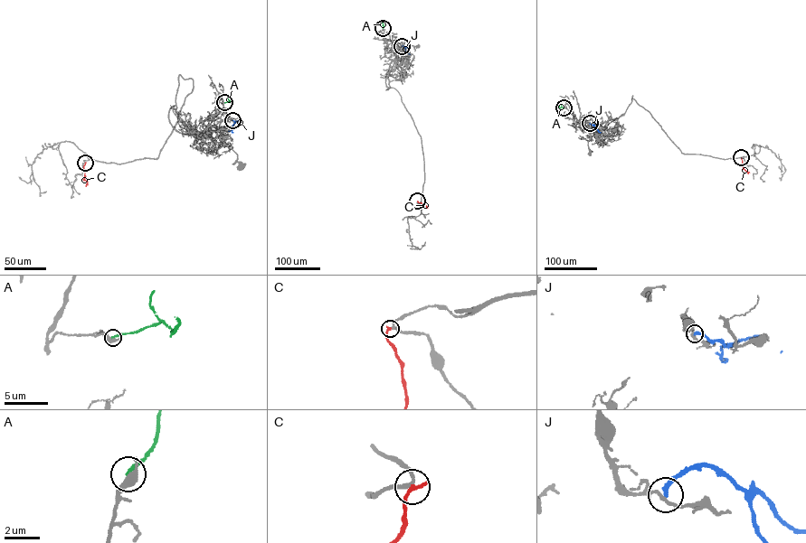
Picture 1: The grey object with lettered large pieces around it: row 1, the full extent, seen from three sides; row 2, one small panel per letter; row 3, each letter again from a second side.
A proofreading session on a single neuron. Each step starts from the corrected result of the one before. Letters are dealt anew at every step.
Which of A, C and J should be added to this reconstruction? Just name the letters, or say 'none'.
none

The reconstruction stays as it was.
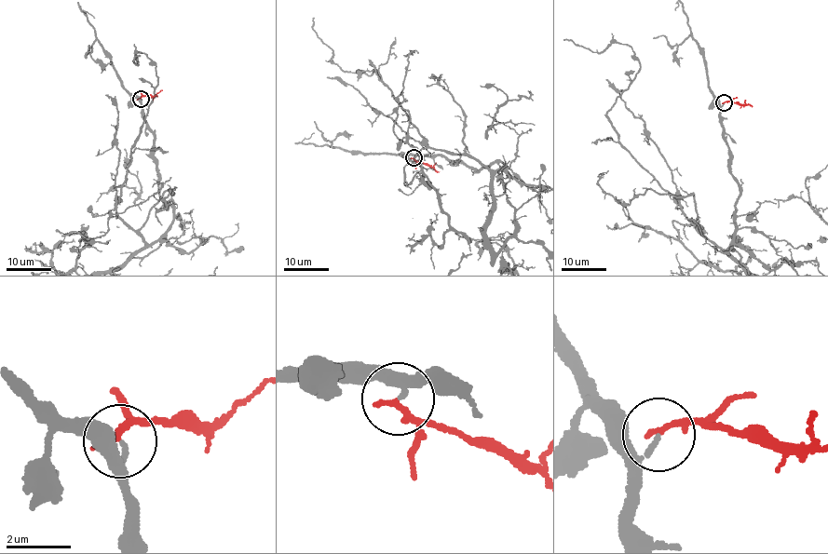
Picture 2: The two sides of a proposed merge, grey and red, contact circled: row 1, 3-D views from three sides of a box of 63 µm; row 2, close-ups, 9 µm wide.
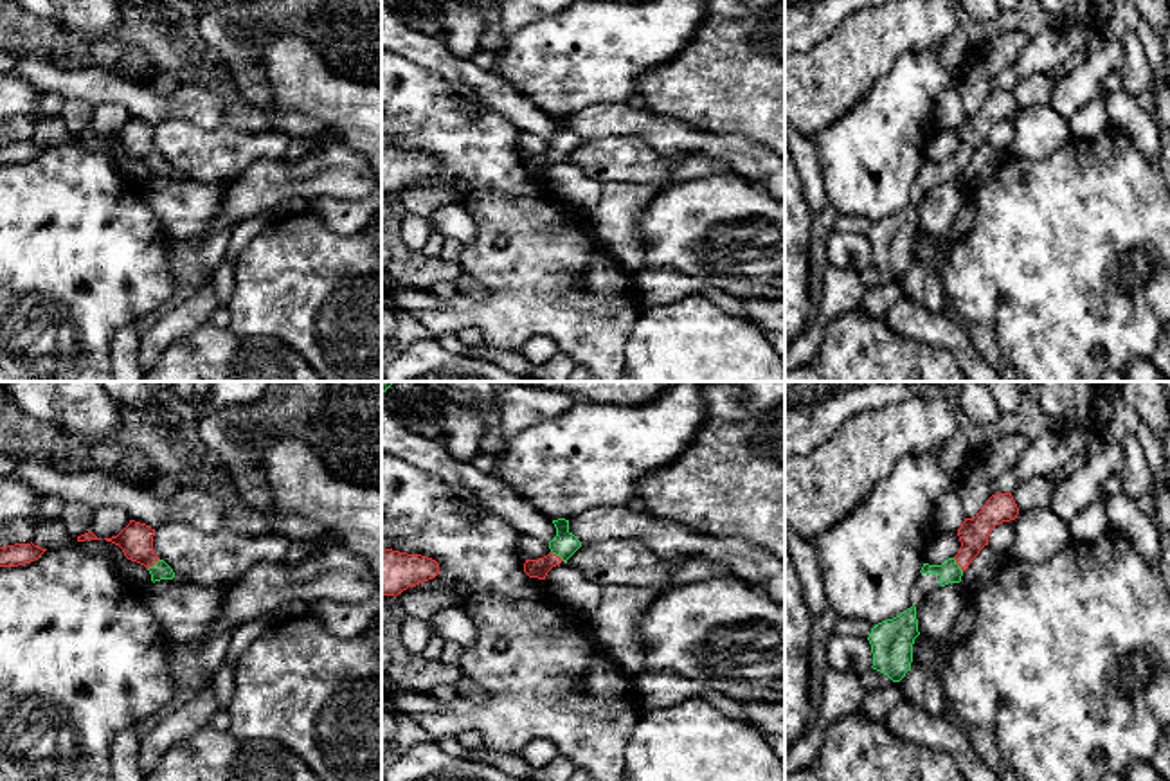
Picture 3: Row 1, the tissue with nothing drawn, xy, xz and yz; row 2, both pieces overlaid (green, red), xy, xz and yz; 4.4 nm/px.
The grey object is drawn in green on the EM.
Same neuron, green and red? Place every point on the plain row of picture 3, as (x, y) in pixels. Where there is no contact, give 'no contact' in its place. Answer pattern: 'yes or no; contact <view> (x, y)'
yes; contact xz (558, 152)

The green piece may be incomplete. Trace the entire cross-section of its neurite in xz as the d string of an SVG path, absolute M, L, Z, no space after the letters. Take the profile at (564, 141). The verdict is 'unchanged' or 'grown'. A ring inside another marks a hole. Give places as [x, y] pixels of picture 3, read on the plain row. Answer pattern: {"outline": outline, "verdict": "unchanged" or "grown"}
{"outline": "M558 115L553 121L556 133L549 139L551 149L538 157L526 157L524 160L524 169L529 175L545 176L553 164L567 158L581 144L581 139L569 128L569 117Z", "verdict": "grown"}

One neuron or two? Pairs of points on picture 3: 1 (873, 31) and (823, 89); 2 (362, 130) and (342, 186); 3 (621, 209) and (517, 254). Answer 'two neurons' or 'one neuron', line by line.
1: one neuron
2: two neurons
3: two neurons

